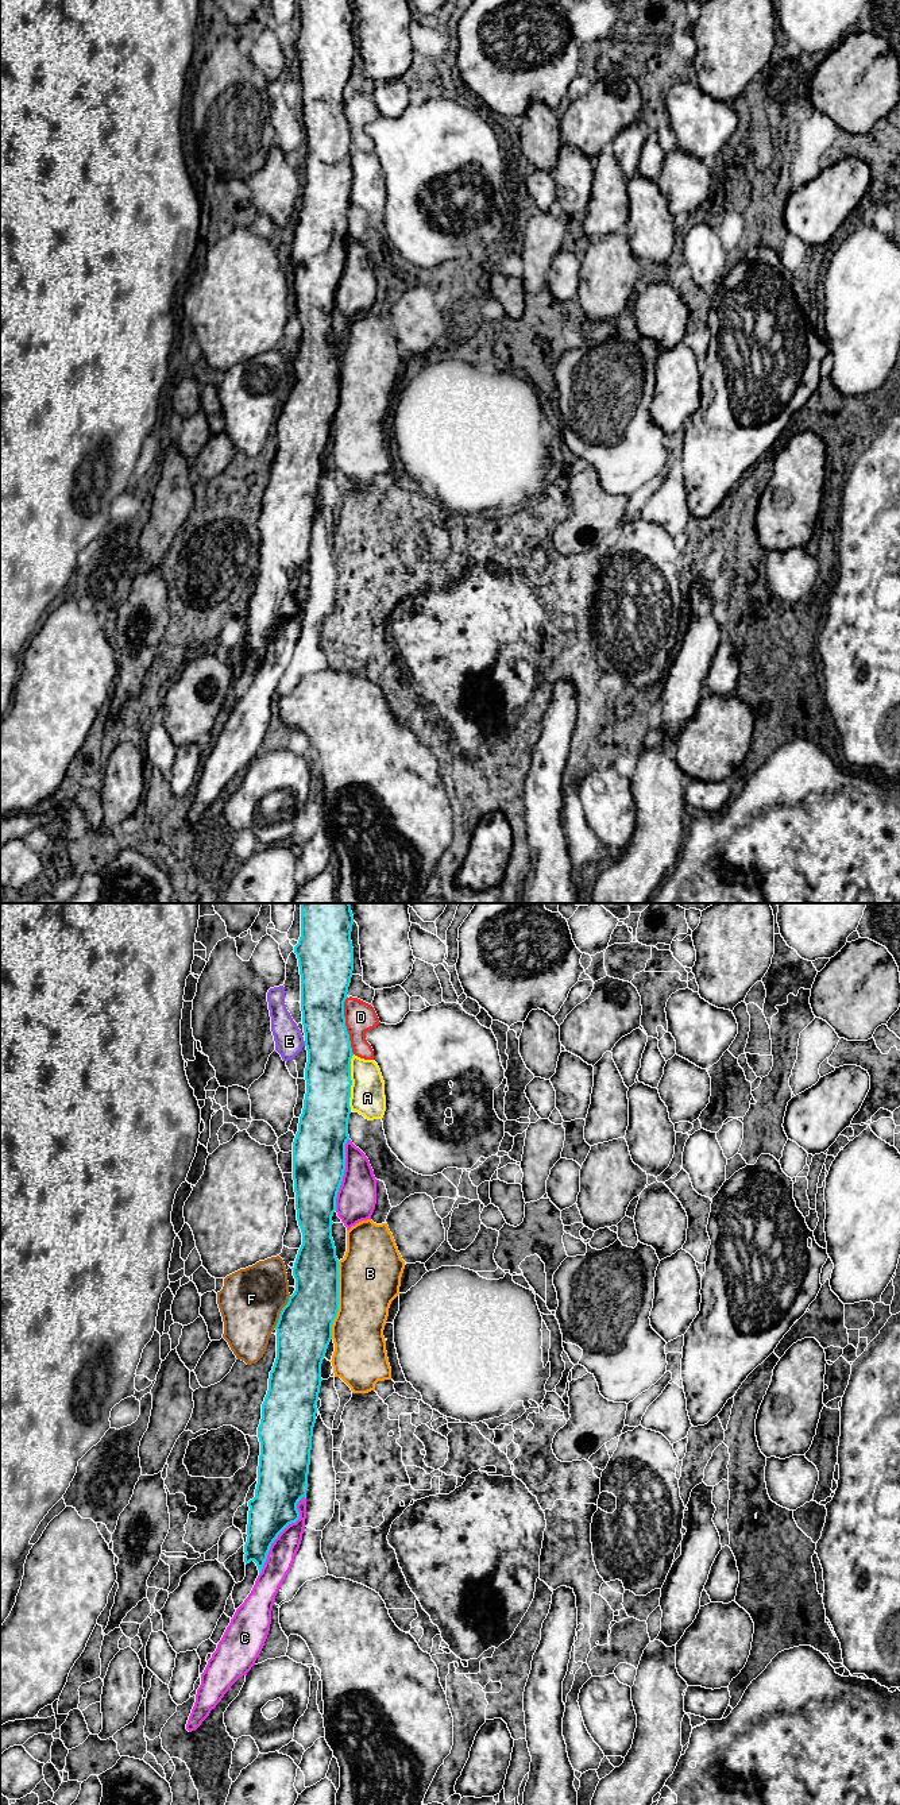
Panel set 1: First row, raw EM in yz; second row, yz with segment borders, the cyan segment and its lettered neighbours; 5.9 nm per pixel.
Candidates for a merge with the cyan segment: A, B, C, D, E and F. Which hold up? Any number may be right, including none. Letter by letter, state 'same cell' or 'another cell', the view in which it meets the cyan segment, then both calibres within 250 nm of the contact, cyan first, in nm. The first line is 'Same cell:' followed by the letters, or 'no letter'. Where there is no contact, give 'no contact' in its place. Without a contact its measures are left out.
Same cell: C
A: another cell; meets cyan in yz; 280 nm thick on the cyan side, 200 nm on the other
B: another cell; meets cyan in yz; 320 nm thick on the cyan side, 380 nm on the other
C: same cell; meets cyan in yz; 280 nm thick on the cyan side, 160 nm on the other
D: another cell; meets cyan in yz; 280 nm thick on the cyan side, 190 nm on the other
E: another cell; meets cyan in yz; 280 nm thick on the cyan side, 170 nm on the other
F: another cell; meets cyan in yz; 340 nm thick on the cyan side, 380 nm on the other

